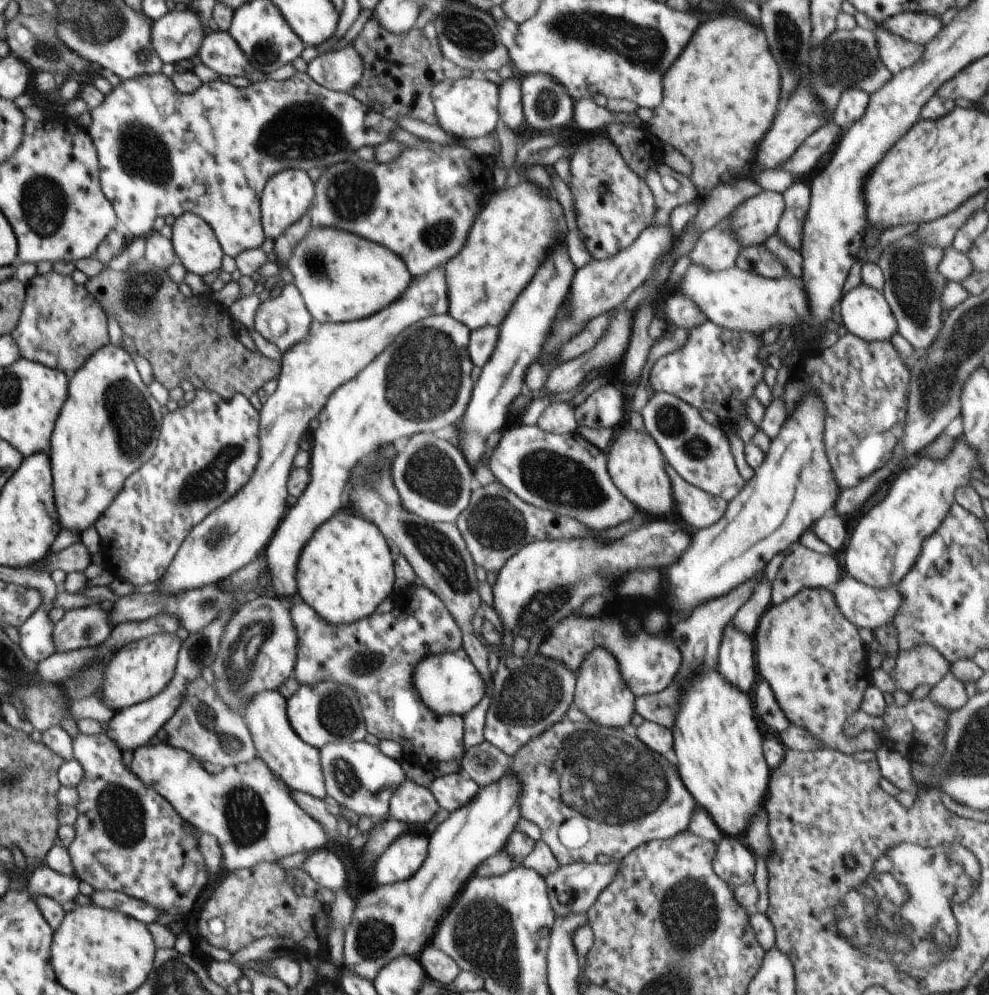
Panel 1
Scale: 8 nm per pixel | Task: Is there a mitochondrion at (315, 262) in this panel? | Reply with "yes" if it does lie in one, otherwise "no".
yes

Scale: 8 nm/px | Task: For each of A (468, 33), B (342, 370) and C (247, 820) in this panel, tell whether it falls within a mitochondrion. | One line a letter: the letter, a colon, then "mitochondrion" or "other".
A: mitochondrion
B: other
C: mitochondrion

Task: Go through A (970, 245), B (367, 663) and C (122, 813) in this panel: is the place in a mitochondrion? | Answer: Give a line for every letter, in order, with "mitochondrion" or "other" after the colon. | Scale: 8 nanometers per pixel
A: other
B: mitochondrion
C: mitochondrion

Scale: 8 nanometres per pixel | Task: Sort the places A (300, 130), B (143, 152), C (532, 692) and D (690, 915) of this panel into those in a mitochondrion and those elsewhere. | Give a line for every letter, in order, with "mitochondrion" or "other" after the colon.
A: mitochondrion
B: mitochondrion
C: mitochondrion
D: mitochondrion

